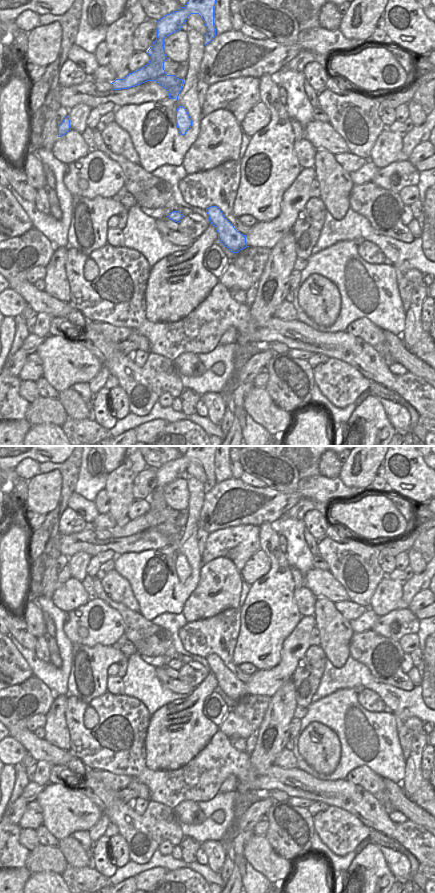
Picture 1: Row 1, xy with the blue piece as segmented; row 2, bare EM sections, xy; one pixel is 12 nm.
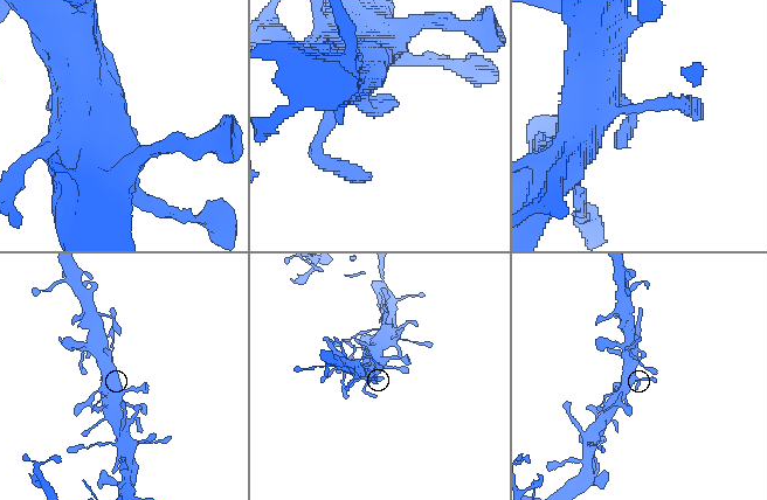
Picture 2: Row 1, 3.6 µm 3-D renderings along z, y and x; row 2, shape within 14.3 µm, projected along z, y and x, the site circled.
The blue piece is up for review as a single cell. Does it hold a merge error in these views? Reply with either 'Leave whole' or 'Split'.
Leave whole

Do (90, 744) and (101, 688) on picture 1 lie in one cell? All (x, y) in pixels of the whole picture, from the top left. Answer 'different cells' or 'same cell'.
different cells

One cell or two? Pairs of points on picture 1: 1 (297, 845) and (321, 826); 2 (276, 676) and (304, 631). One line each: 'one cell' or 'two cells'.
1: two cells
2: one cell

